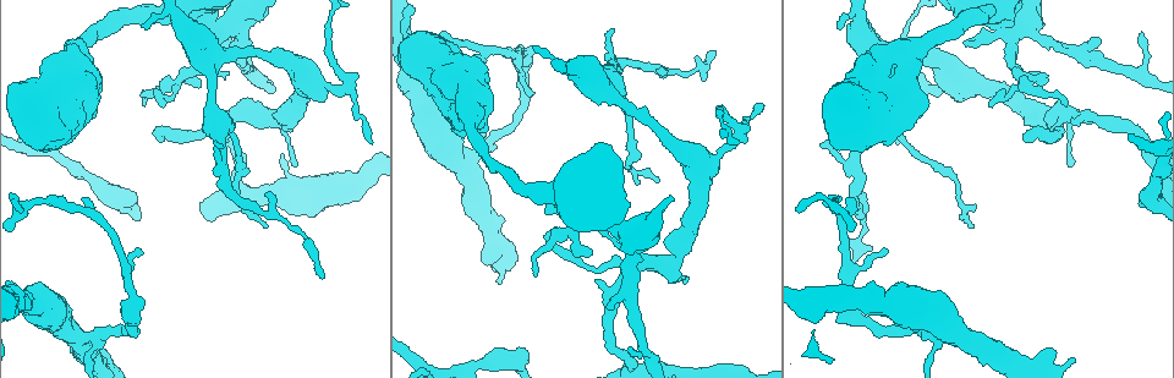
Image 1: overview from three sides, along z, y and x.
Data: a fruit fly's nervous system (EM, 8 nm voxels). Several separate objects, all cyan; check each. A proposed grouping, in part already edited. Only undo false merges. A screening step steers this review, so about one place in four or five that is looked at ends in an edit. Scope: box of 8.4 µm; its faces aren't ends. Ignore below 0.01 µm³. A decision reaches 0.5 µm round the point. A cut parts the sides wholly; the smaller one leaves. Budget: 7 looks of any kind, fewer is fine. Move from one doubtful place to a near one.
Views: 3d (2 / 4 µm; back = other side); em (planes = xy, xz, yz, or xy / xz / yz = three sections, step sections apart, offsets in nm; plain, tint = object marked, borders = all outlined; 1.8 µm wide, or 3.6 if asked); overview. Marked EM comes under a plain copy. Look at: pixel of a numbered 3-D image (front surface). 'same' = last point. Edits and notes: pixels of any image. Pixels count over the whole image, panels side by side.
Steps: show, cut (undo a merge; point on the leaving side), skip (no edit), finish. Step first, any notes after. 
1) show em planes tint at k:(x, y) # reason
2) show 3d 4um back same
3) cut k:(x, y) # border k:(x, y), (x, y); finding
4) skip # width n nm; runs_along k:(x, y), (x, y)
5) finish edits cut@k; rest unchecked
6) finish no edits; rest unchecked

show 3d 4um at 1:(462, 161) # sharp bend

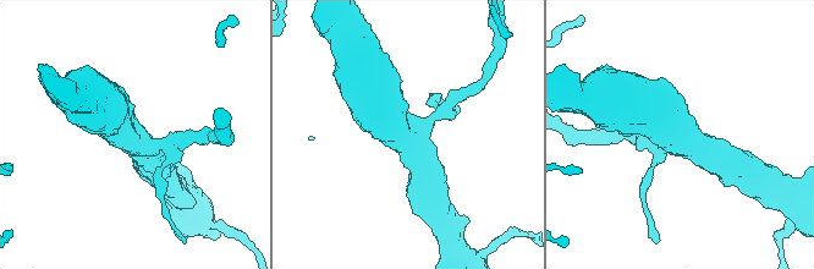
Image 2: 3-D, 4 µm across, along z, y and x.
show em 3.6um xz step 8 tint at 2:(409, 136) # arms 3; arm_widths 220, 460, 750 nm

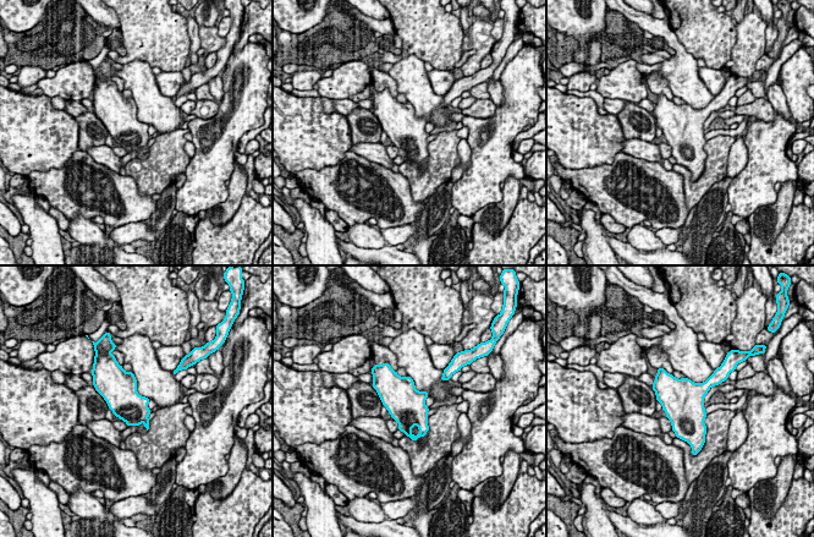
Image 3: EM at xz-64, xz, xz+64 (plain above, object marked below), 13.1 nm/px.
show em 3.6um planes borders same

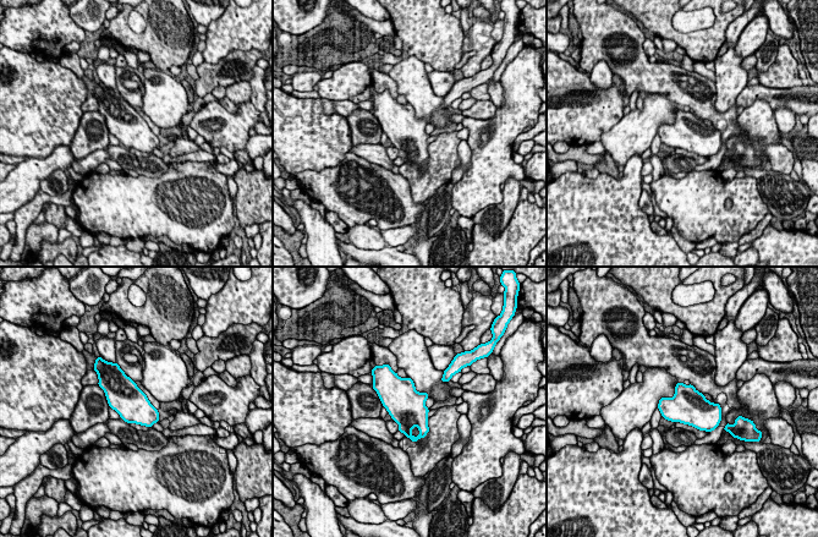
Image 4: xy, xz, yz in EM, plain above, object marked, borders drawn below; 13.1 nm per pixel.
skip # all the same neuron

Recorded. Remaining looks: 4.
show 3d 4um at 1:(181, 80) # abrupt turn

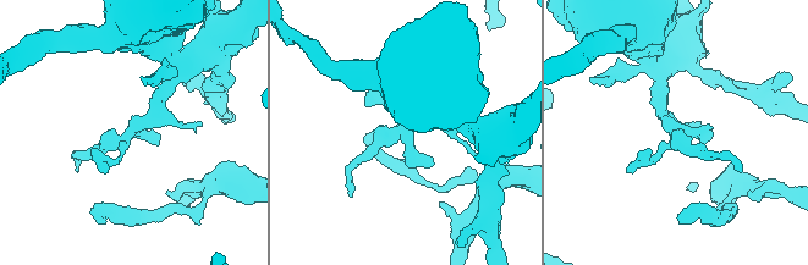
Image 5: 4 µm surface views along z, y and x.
show em yz step 8 tint at 5:(675, 134) # need the tissue

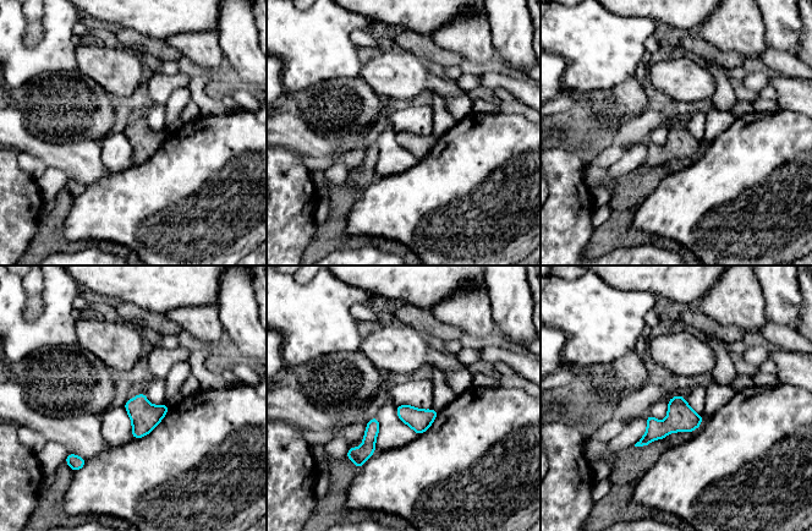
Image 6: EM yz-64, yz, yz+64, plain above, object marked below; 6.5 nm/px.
skip # width 150 nm; continuous, no second neuron

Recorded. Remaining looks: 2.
show em xz step 16 tint at 1:(739, 136) # a fork

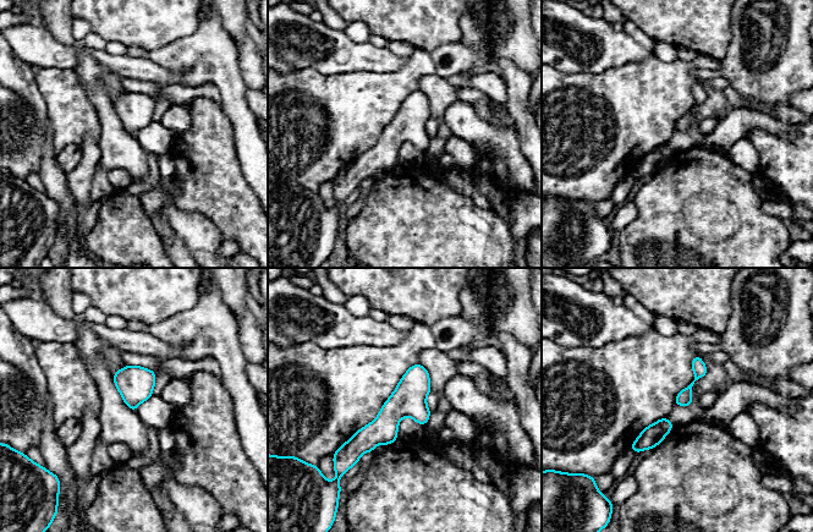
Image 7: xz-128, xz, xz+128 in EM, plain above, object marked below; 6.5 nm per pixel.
skip # one neuron here

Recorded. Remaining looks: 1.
finish no edits; rest unchecked

